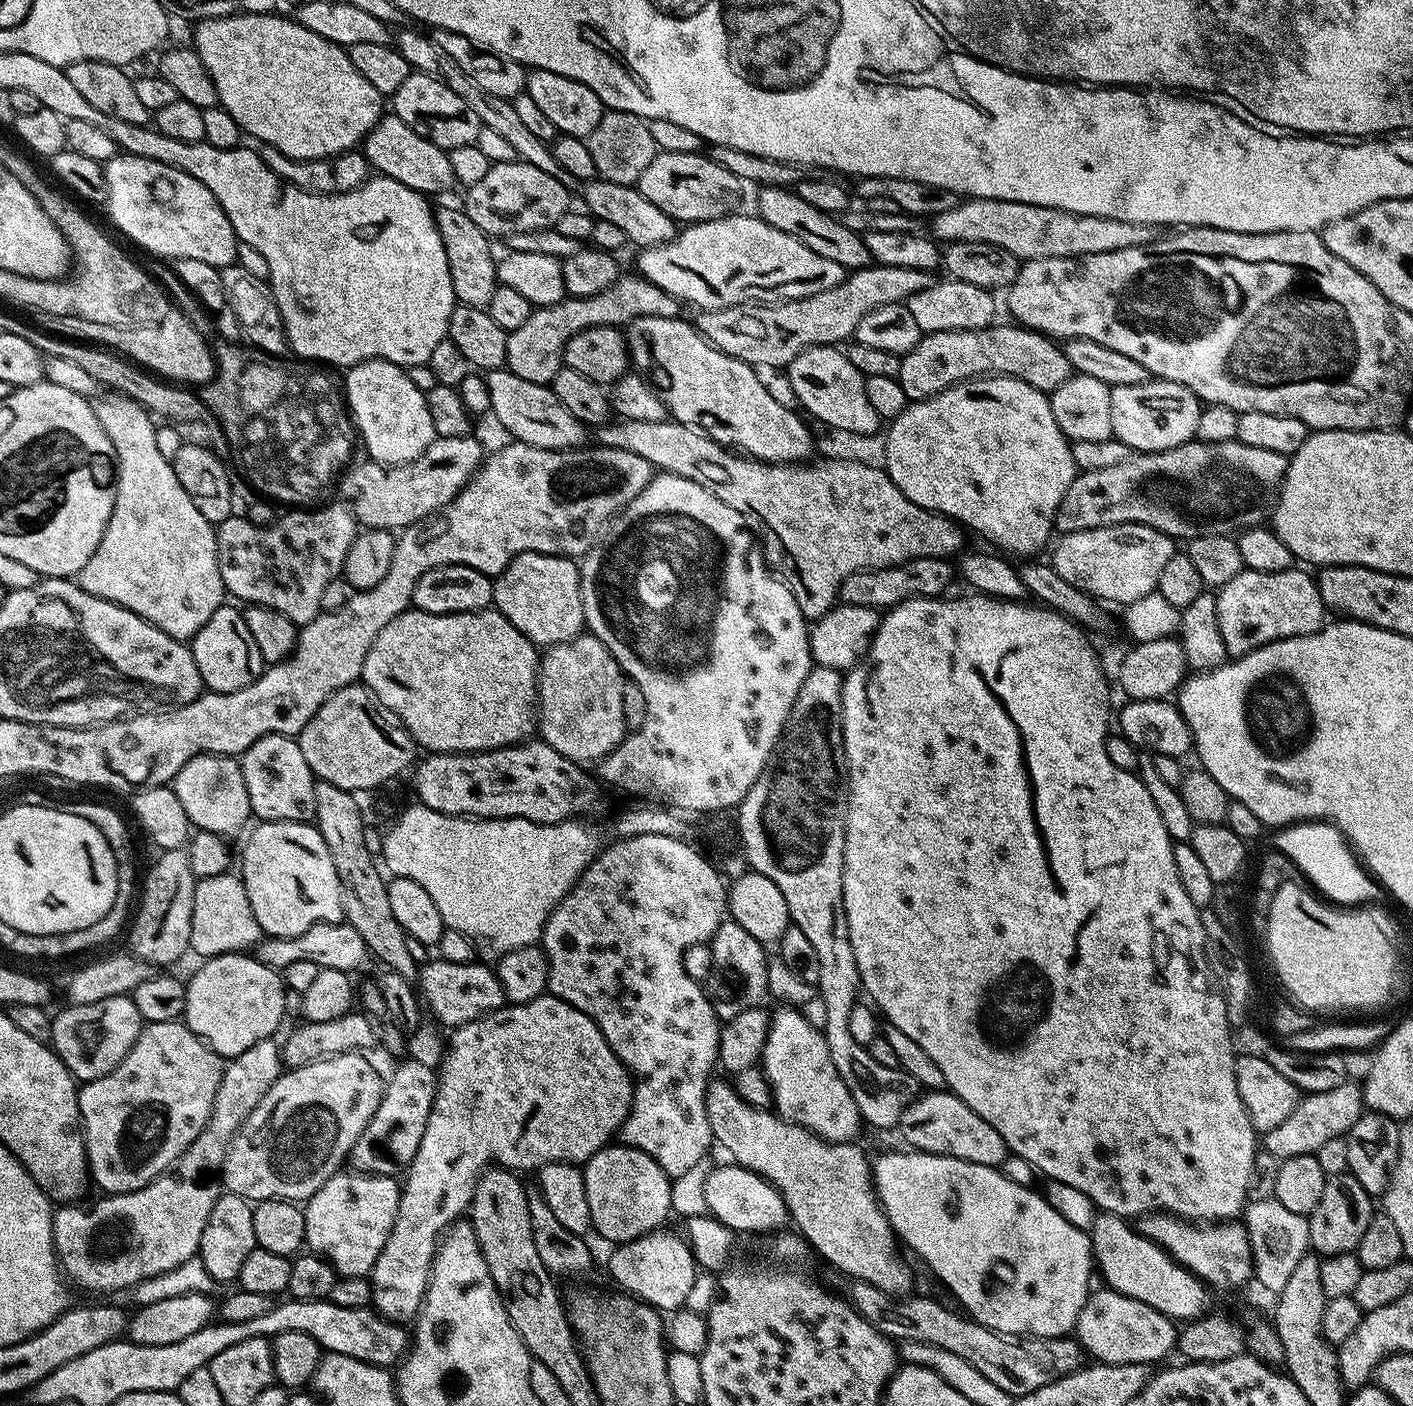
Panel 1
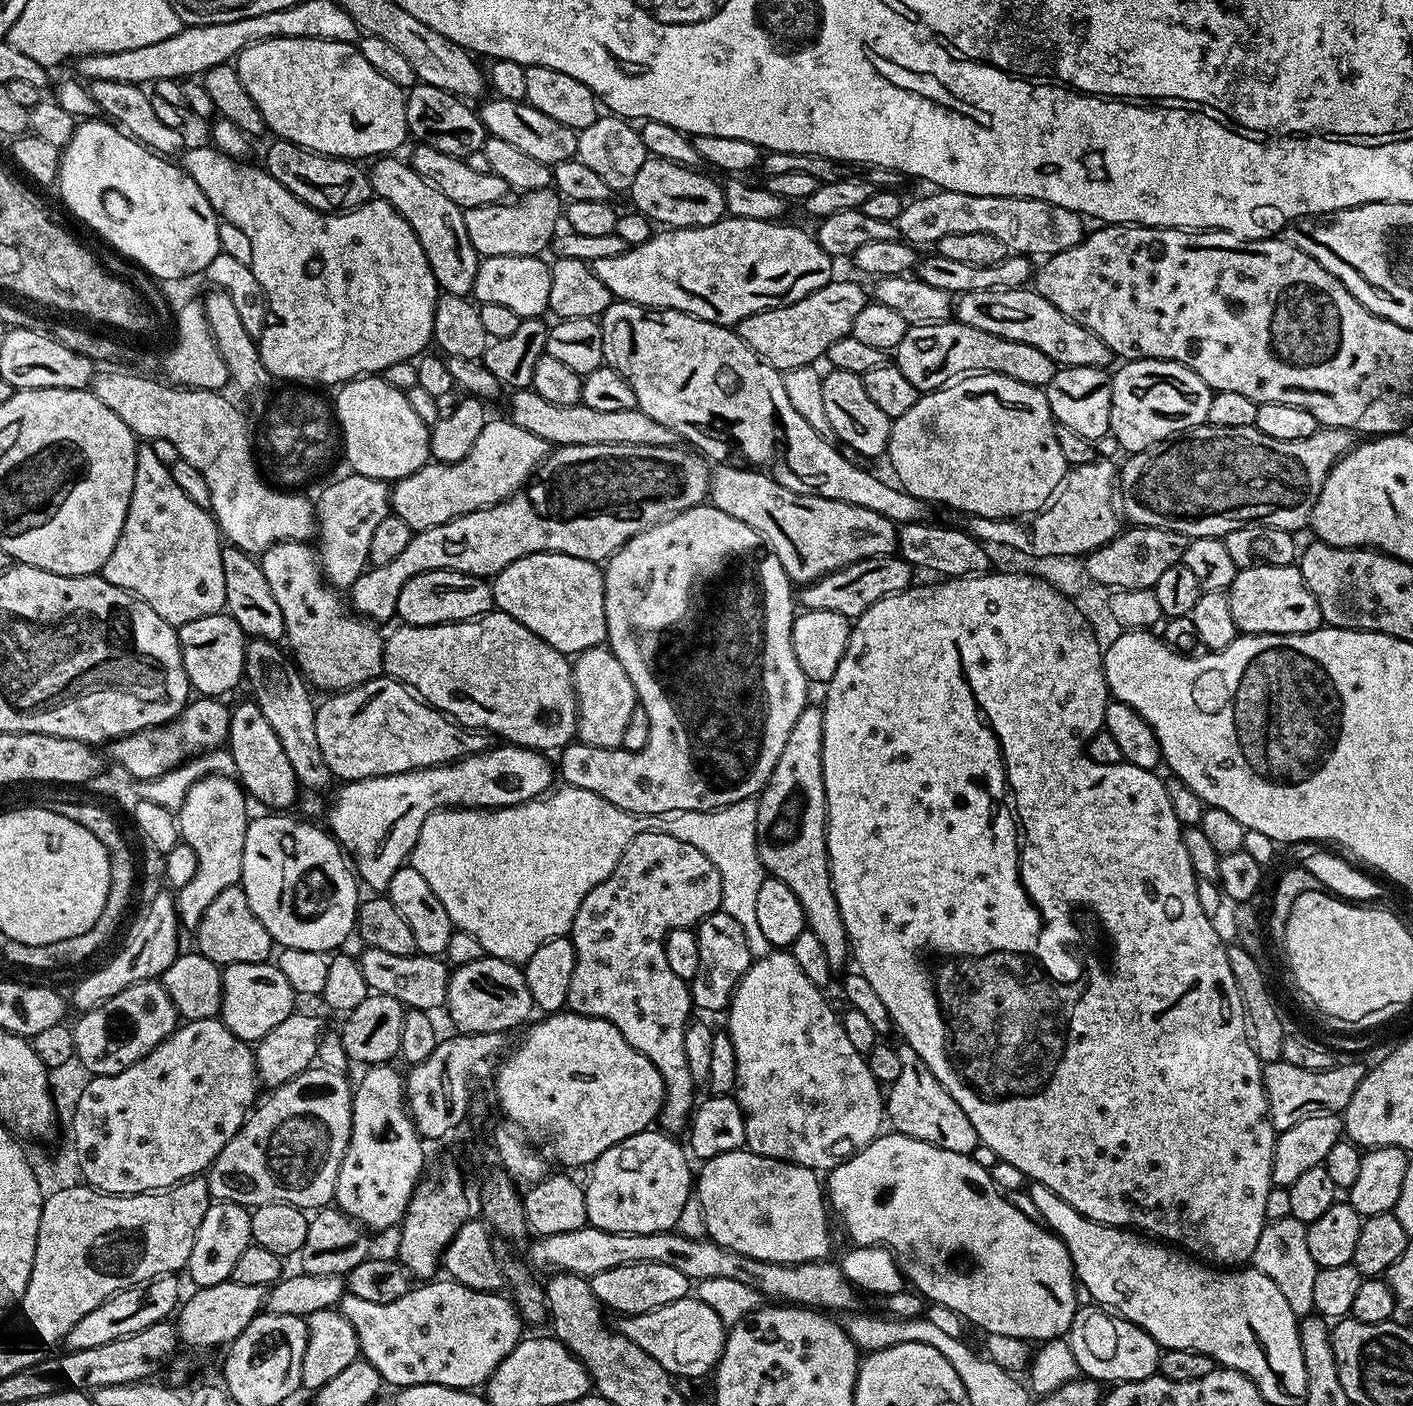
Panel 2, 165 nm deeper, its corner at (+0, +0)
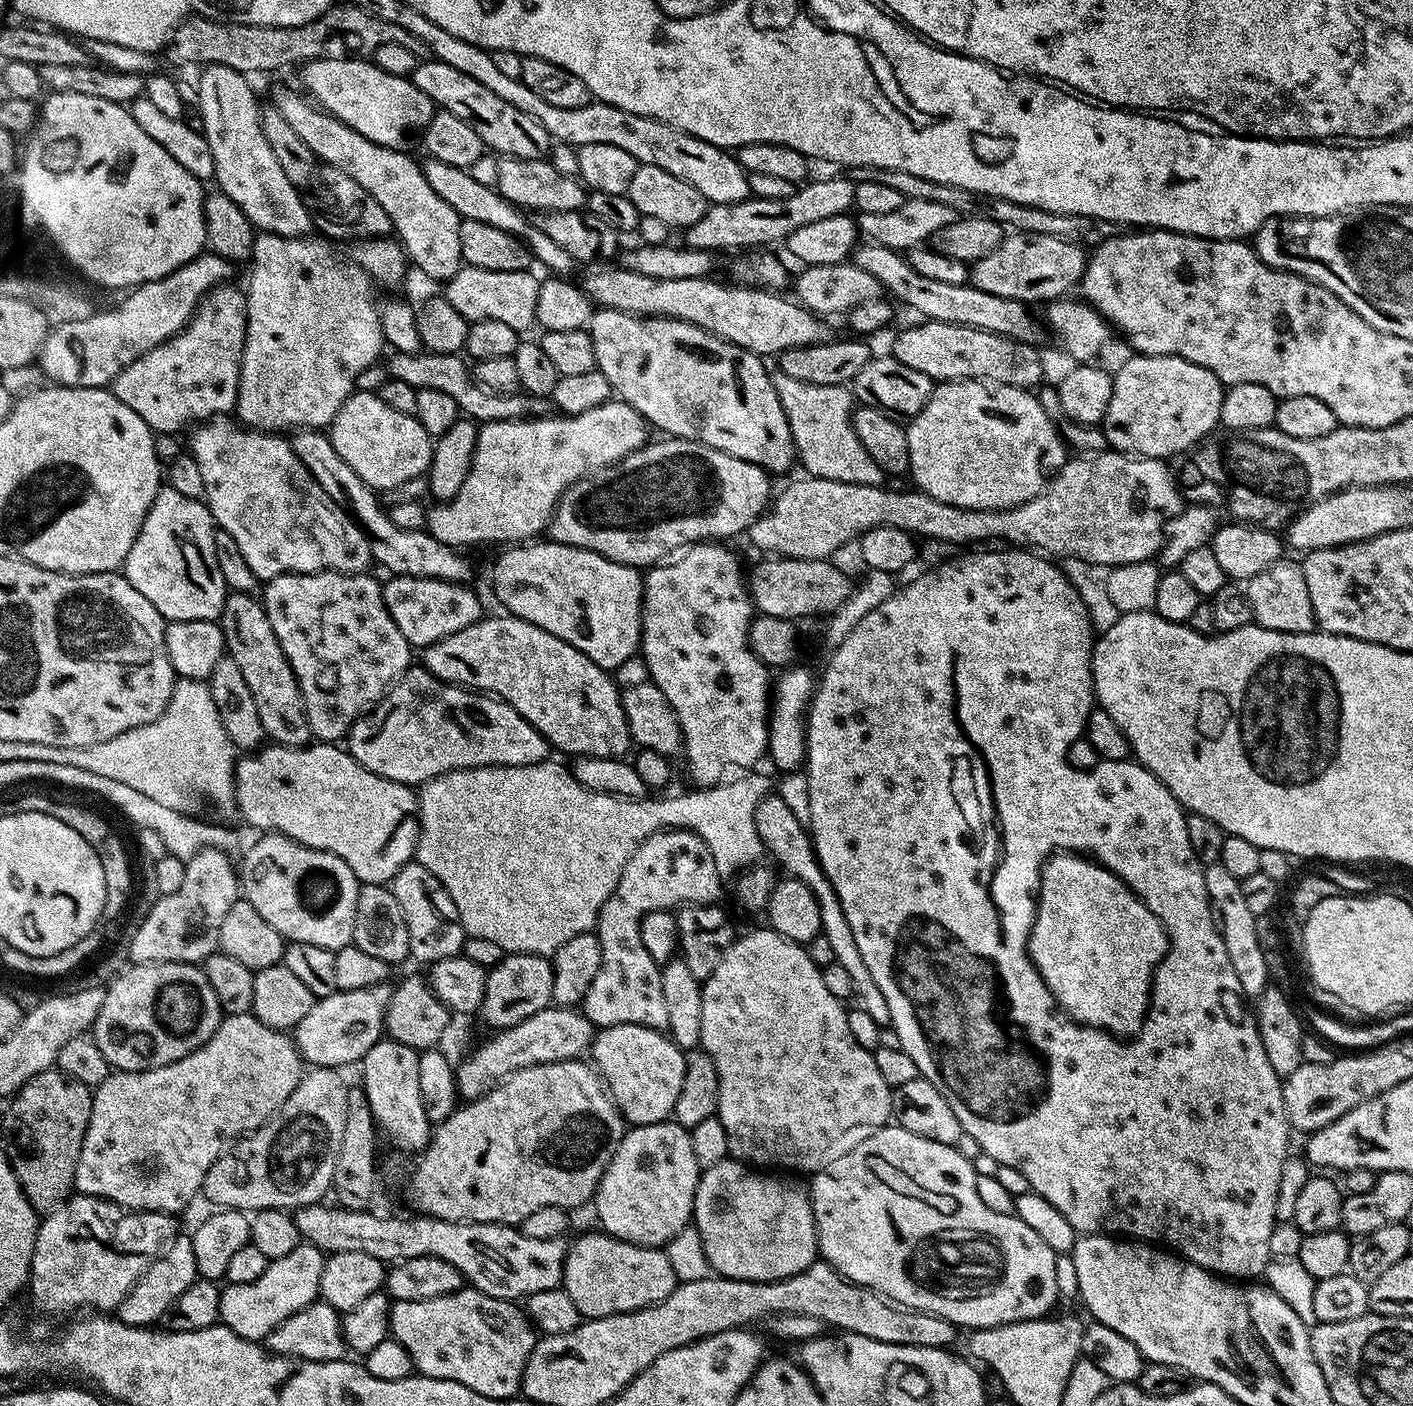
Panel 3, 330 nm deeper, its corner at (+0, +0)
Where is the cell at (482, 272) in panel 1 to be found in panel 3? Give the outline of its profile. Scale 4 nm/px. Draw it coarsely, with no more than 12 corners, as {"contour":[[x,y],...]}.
{"contour":[[276,88],[270,103],[317,161],[386,210],[411,267],[447,282],[462,218],[407,151],[362,138]]}

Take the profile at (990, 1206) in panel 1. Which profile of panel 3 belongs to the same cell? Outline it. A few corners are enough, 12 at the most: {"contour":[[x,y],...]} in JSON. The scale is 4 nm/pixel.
{"contour":[[899,1126],[811,1177],[819,1259],[975,1330],[1047,1317],[1057,1253]]}

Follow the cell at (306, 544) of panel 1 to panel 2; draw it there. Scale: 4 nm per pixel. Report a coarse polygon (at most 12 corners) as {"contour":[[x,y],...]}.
{"contour":[[348,476],[316,498],[325,579],[351,589],[375,527],[391,513],[382,480]]}

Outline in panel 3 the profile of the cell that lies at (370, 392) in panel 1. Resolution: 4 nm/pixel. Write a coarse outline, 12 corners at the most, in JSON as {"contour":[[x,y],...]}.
{"contour":[[375,392],[332,419],[334,450],[362,482],[425,475],[433,437]]}

